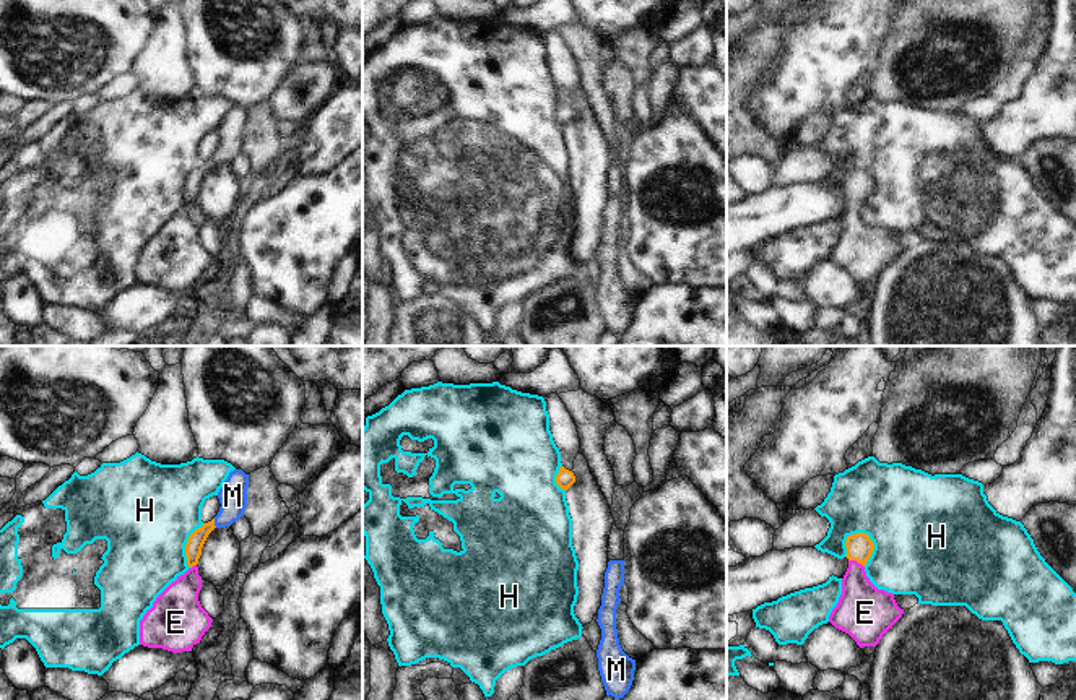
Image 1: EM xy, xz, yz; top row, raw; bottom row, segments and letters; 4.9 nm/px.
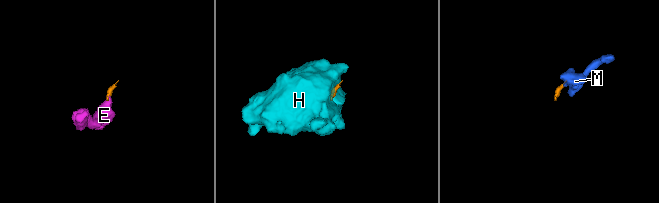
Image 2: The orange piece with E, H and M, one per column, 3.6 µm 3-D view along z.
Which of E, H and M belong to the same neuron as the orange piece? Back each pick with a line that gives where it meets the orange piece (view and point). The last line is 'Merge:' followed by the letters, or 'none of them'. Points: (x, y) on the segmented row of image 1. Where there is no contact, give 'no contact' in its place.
E: contact yz (857, 561)
M: contact xy (213, 523)
Merge: E, M

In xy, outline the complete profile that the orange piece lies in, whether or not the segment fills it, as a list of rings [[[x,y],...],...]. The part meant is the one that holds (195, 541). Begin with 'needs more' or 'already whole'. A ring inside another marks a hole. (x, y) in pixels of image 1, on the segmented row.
needs more; [[[242,469],[229,473],[218,492],[221,503],[218,515],[189,536],[185,555],[190,568],[156,598],[153,607],[140,620],[140,645],[172,653],[192,651],[192,646],[200,643],[211,627],[213,619],[198,601],[202,577],[197,564],[208,534],[244,516],[247,487],[249,474]]]

